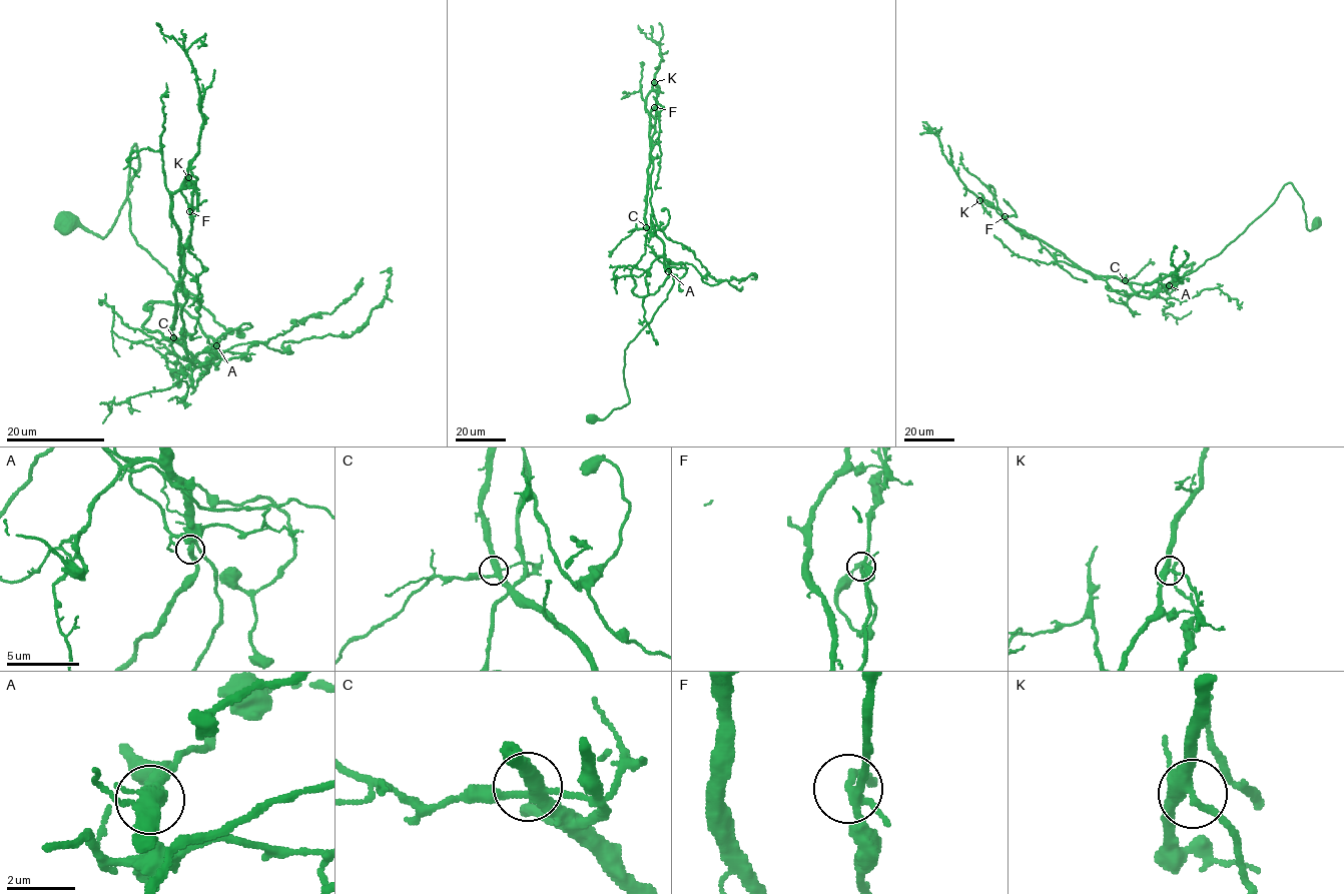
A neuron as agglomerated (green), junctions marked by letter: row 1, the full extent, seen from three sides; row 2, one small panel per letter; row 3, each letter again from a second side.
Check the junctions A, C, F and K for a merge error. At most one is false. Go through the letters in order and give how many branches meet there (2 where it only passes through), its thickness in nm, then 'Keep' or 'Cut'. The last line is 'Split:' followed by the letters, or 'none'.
A: Branches: 4. Thickness 320 nm. Keep
C: Branches: 4. Thickness 360 nm. Keep
F: Branches: 4. Thickness 220 nm. Keep
K: Branches: 4. Thickness 360 nm. Keep
Split: none

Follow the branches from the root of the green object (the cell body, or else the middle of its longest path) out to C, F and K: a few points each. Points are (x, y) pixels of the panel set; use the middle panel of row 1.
C: (592, 419), (603, 419), (629, 402), (623, 372), (625, 349), (651, 320), (673, 283), (663, 243), (646, 227)
F: (592, 419), (603, 419), (629, 402), (625, 349), (673, 283), (663, 243), (644, 218), (654, 107)
K: (592, 419), (629, 402), (625, 349), (673, 283), (663, 243), (644, 218), (646, 100), (654, 82)

